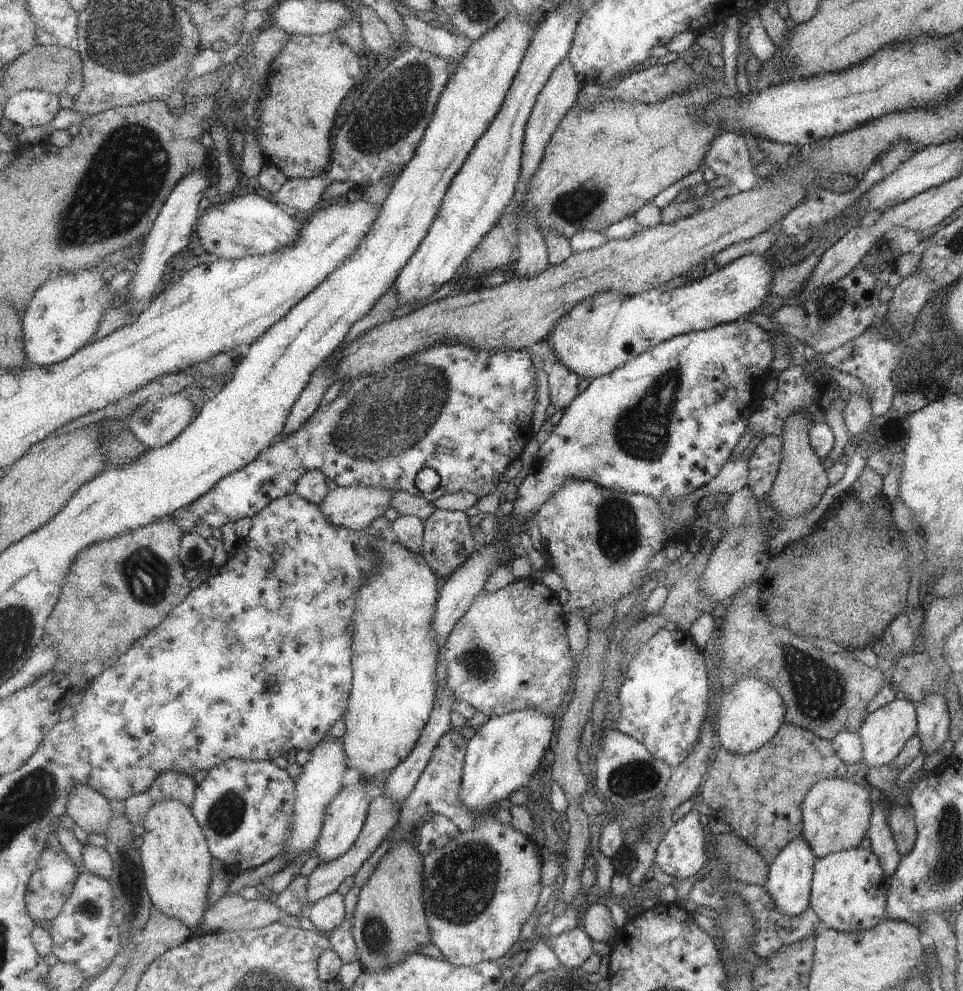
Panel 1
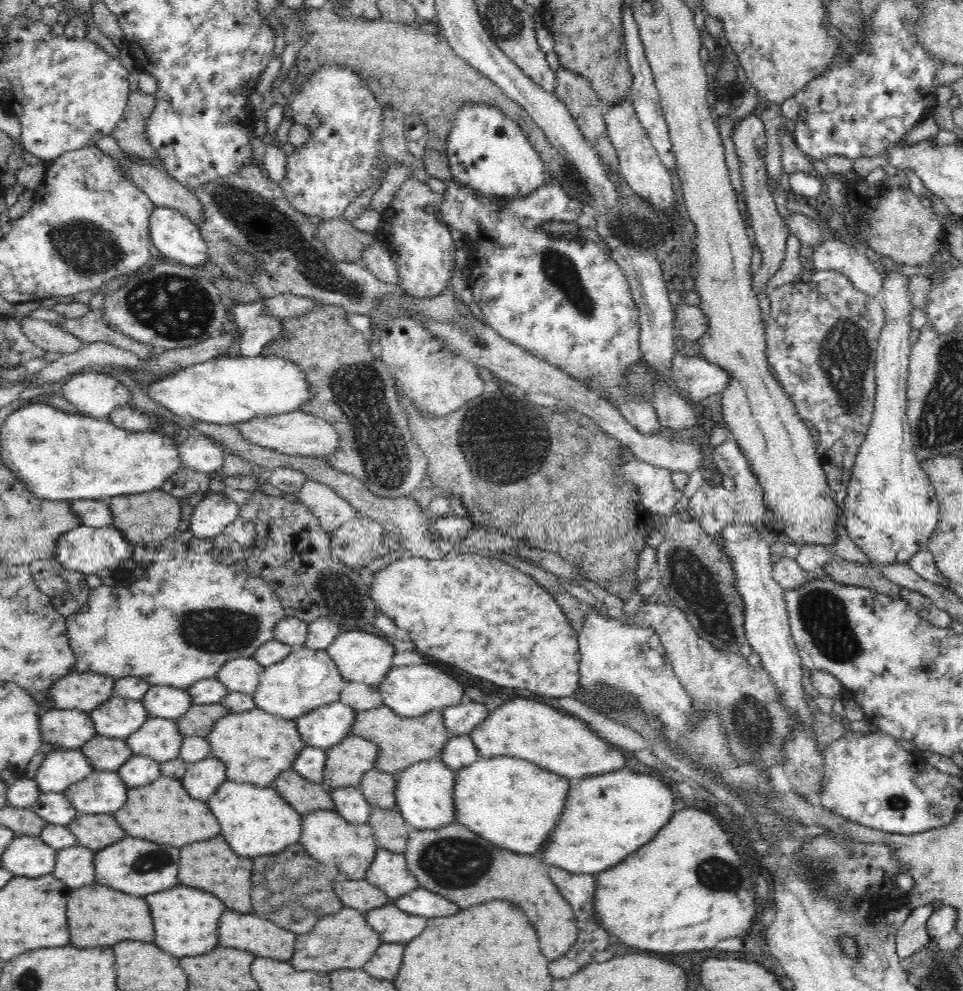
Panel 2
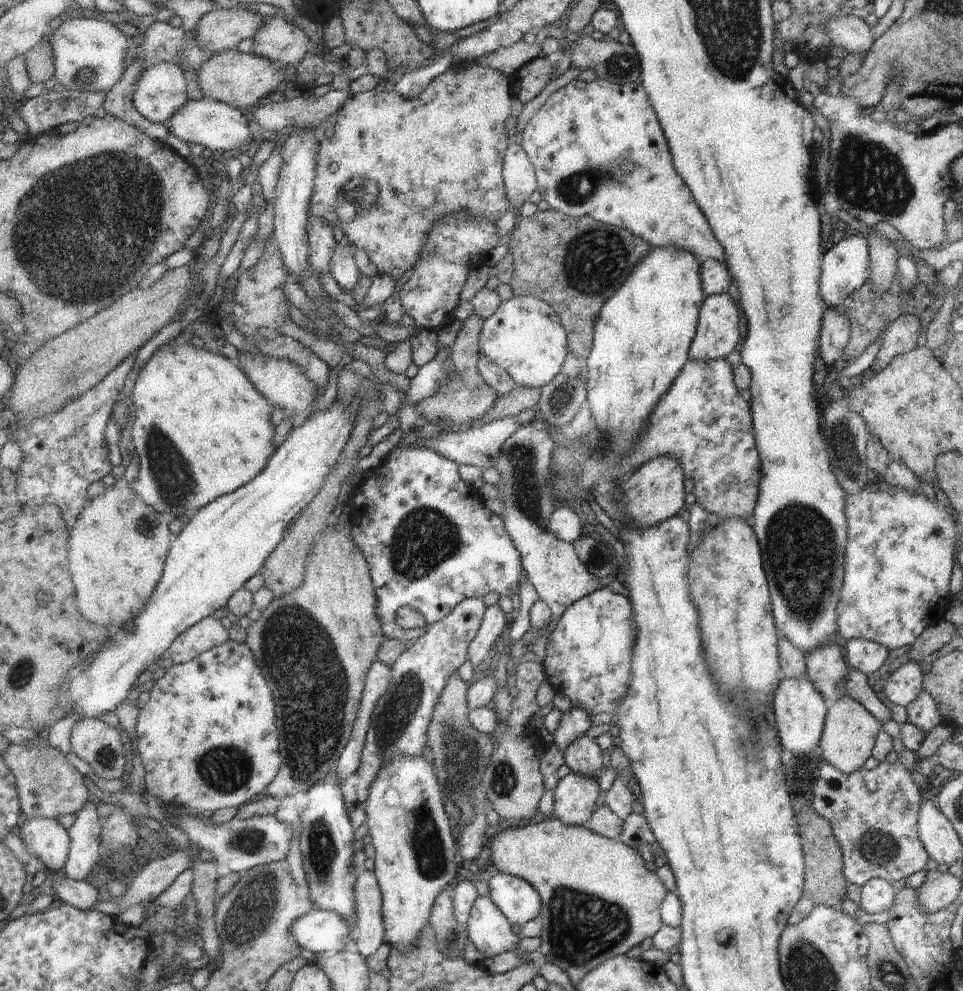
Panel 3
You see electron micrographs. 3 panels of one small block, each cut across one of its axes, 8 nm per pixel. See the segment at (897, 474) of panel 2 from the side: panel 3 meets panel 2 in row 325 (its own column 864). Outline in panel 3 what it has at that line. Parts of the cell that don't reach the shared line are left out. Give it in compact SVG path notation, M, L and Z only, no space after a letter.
M872 878L861 886L859 907L868 914L886 912L894 904L895 891L895 885Z

